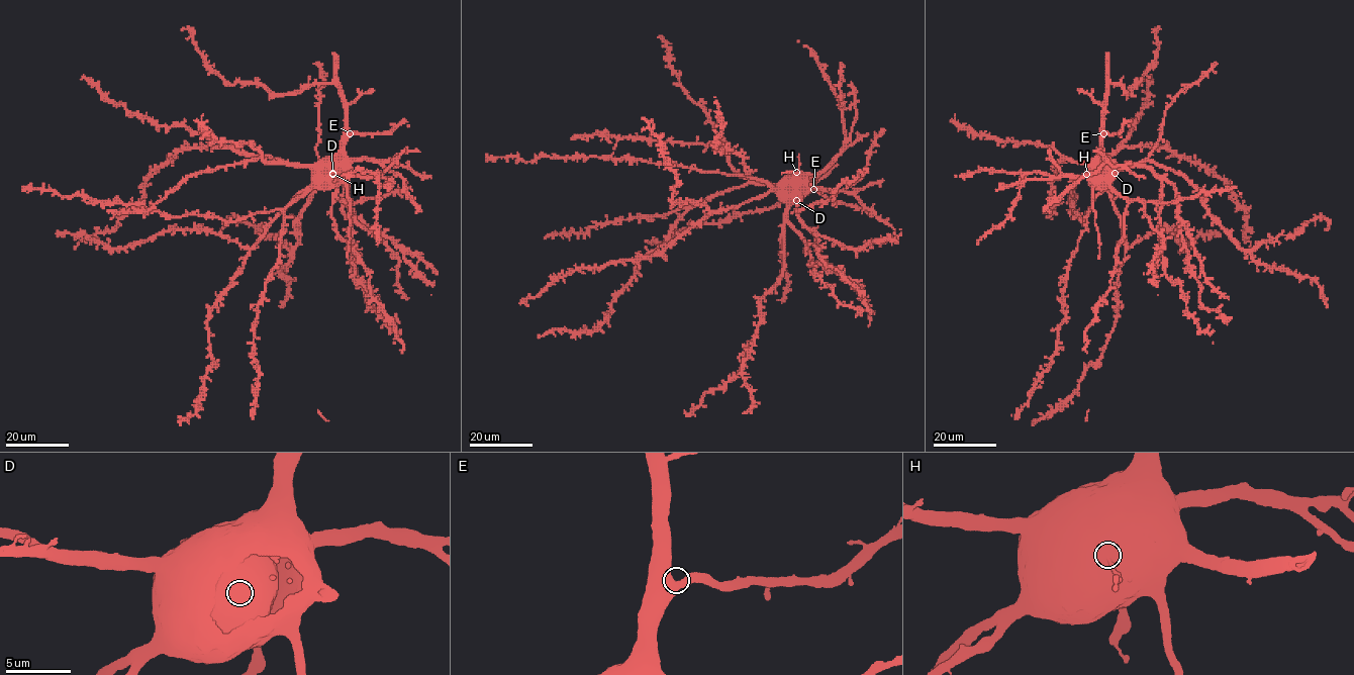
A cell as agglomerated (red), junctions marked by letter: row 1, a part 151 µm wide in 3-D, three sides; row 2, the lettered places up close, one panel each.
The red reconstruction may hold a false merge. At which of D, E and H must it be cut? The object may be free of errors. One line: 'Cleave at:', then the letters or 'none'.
Cleave at: H

